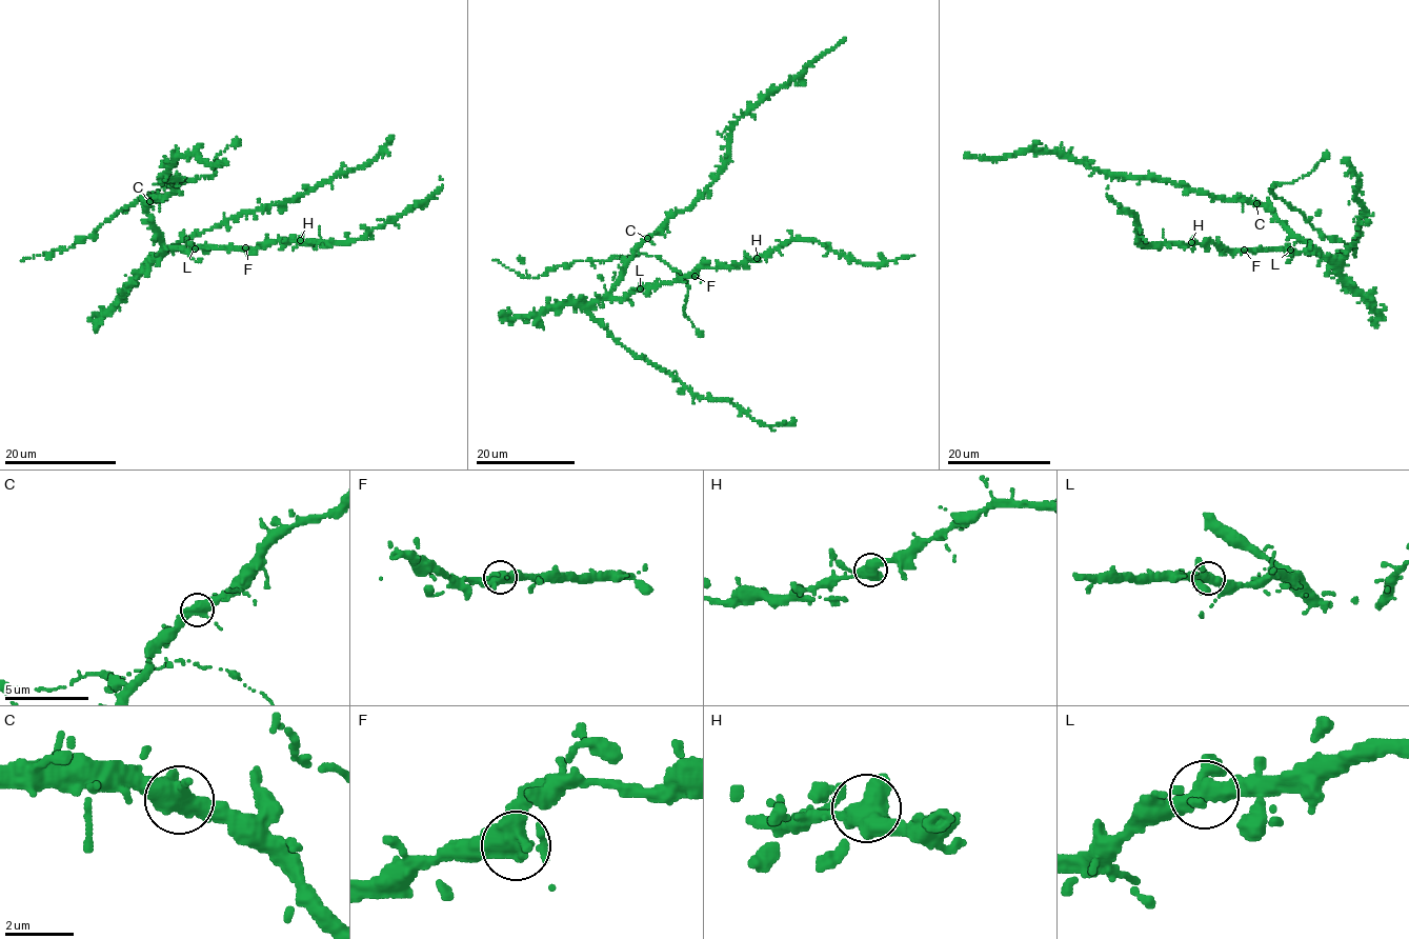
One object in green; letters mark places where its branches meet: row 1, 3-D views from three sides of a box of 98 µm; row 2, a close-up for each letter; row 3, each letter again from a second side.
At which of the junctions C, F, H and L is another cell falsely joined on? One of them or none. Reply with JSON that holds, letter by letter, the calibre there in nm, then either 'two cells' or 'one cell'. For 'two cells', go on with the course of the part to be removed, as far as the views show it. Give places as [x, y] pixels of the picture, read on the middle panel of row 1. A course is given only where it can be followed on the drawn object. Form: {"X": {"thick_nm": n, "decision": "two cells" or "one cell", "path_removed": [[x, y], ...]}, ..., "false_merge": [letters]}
{"C": {"thick_nm": 460, "decision": "one cell"}, "F": {"thick_nm": 400, "decision": "one cell"}, "H": {"thick_nm": 440, "decision": "one cell"}, "L": {"thick_nm": 400, "decision": "one cell"}, "false_merge": []}

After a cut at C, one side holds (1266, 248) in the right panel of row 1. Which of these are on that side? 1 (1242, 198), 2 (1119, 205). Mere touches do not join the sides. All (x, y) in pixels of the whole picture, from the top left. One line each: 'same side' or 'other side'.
1: other side
2: same side

